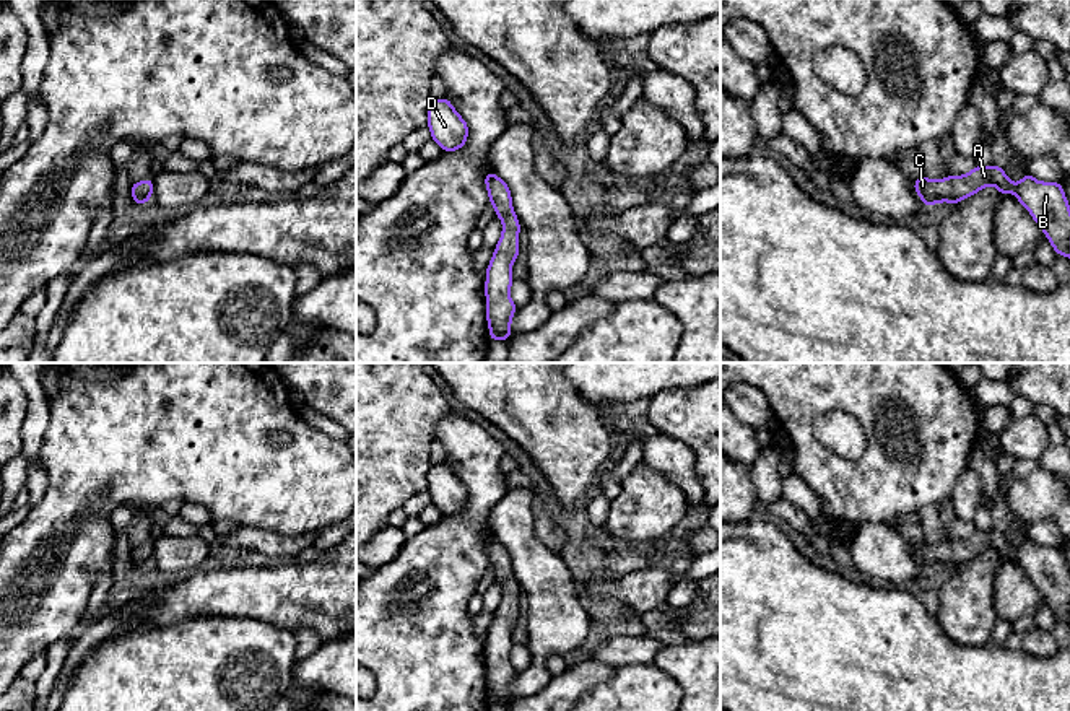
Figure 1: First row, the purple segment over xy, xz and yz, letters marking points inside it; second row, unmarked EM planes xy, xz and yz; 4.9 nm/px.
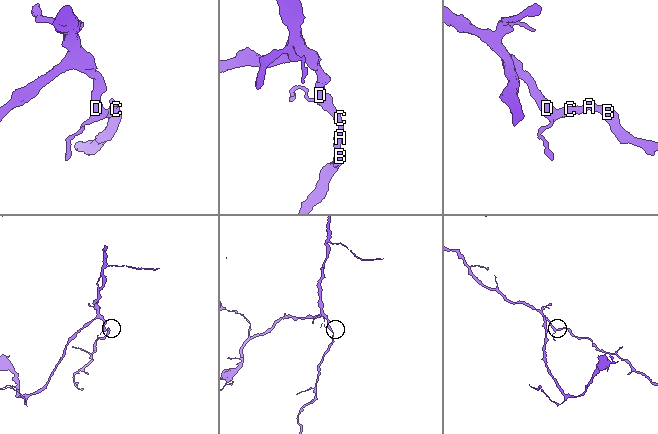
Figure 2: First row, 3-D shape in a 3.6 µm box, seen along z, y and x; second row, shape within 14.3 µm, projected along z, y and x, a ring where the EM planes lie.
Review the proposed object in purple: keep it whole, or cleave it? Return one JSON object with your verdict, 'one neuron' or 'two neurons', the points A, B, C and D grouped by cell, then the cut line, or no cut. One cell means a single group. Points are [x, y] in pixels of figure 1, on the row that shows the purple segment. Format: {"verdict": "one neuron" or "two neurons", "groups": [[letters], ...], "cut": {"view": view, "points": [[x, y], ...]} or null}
{"verdict": "one neuron", "groups": [["A", "B", "C", "D"]], "cut": null}

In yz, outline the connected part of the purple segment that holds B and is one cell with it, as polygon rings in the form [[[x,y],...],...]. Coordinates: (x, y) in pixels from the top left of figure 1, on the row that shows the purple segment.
[[[977,166],[964,176],[948,176],[930,181],[925,176],[914,181],[914,189],[924,207],[940,202],[958,203],[985,185],[995,185],[1003,195],[1015,192],[1018,202],[1028,208],[1059,255],[1070,259],[1070,205],[1060,182],[1039,182],[1031,174],[1011,184],[1002,168]]]

